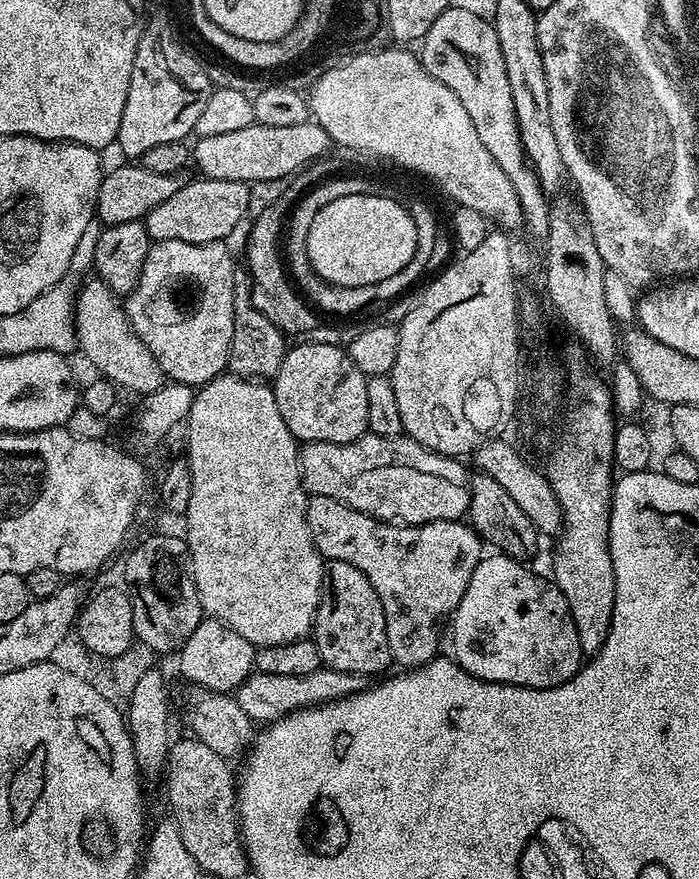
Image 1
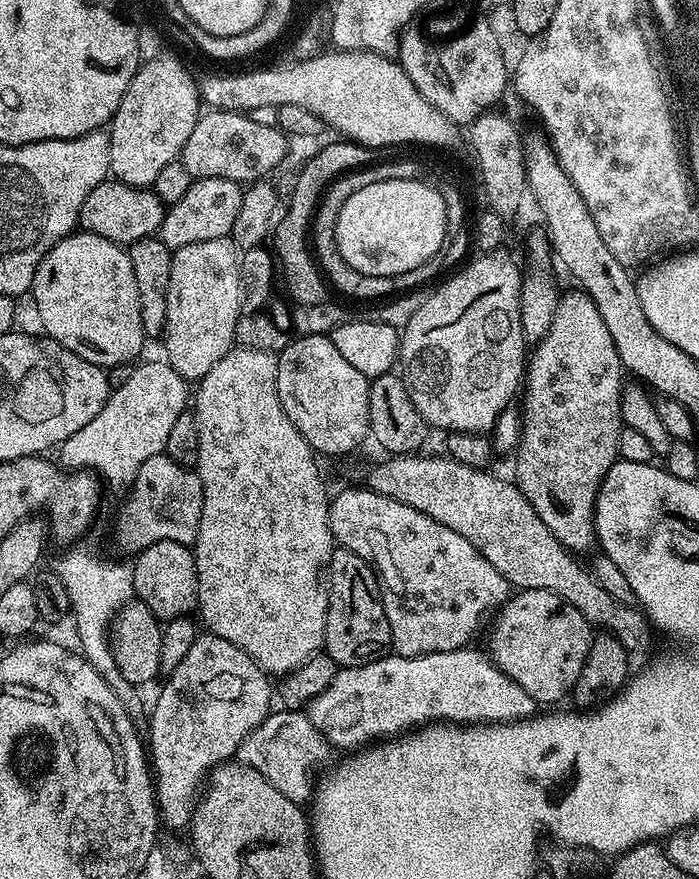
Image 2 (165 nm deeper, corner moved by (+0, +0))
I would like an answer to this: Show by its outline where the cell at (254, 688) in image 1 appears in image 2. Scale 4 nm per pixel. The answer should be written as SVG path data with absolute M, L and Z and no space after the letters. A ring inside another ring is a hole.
M465 646L449 652L435 652L425 656L397 656L389 654L380 660L357 668L340 668L334 682L318 694L306 709L313 726L320 731L333 749L360 750L372 746L375 740L391 741L417 728L437 722L453 726L469 724L509 724L511 720L526 720L537 711L536 701L514 682L483 651L471 652Z

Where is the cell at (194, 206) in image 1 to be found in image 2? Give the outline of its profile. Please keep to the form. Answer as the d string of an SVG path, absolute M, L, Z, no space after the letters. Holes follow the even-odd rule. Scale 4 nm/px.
M226 178L193 179L190 190L186 190L186 195L183 198L178 198L178 202L174 202L165 211L158 238L167 248L175 250L182 246L190 246L194 242L210 242L210 238L231 237L234 218L238 218L238 206L242 206L243 197L241 185L235 180Z

